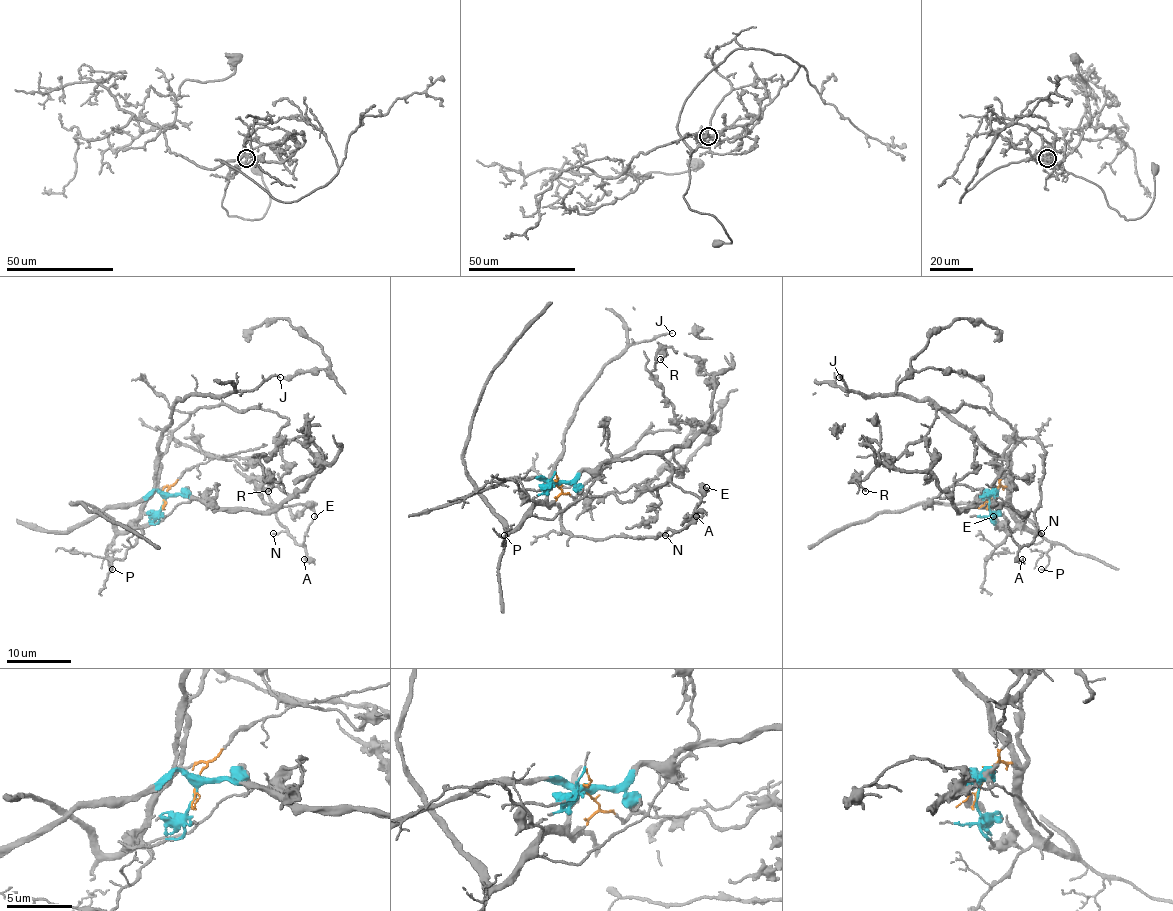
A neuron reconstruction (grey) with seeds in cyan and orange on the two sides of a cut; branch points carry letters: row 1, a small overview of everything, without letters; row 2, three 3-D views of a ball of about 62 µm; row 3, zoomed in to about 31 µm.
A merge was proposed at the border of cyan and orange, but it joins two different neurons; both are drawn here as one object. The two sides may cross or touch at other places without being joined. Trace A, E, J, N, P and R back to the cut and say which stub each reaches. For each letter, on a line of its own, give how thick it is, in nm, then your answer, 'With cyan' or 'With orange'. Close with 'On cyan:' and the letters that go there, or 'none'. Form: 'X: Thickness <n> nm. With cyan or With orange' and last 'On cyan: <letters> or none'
A: Thickness 130 nm. With orange
E: Thickness 120 nm. With cyan
J: Thickness 150 nm. With orange
N: Thickness 120 nm. With orange
P: Thickness 120 nm. With orange
R: Thickness 140 nm. With cyan
On cyan: E, R

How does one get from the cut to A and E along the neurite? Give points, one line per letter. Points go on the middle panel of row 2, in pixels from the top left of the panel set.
A: (556, 483), (550, 506), (574, 535), (657, 536), (681, 532), (695, 515)
E: (556, 483), (574, 480), (605, 462), (658, 454), (671, 467), (671, 481), (684, 491), (700, 498), (707, 488)

